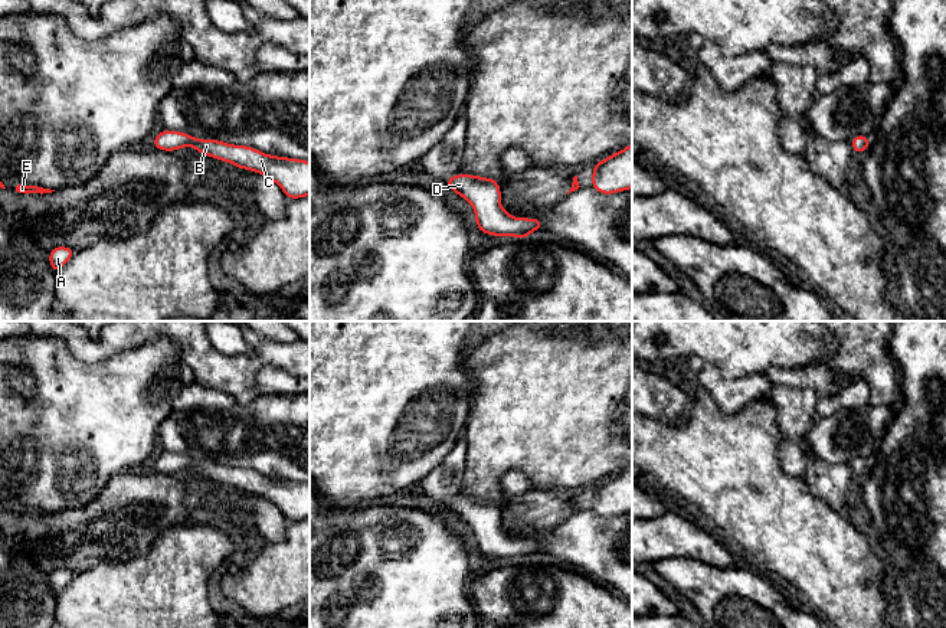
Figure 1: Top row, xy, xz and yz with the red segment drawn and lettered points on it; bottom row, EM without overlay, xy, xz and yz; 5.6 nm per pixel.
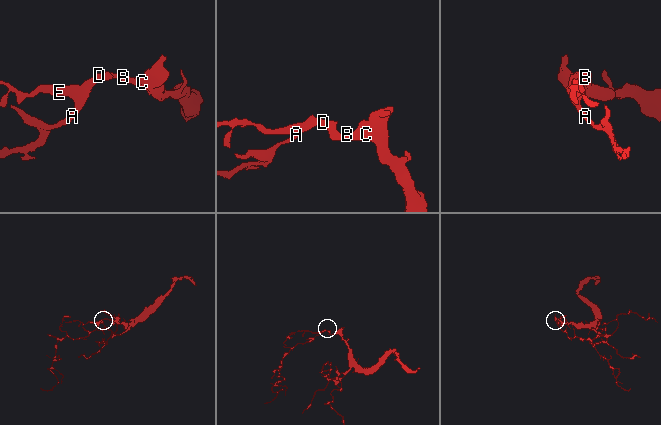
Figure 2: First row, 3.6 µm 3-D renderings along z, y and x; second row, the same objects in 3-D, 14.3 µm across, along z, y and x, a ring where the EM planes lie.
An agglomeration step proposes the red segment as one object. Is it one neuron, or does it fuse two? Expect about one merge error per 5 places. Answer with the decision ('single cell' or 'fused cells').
single cell

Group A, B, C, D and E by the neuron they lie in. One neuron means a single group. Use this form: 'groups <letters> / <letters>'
groups A B C D E

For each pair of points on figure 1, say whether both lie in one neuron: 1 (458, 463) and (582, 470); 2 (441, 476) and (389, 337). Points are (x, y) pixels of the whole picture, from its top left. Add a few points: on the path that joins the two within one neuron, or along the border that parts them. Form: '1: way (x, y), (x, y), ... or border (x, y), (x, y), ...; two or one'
1: border (462, 437), (465, 442), (464, 494); two
2: border (460, 440), (412, 487); two

